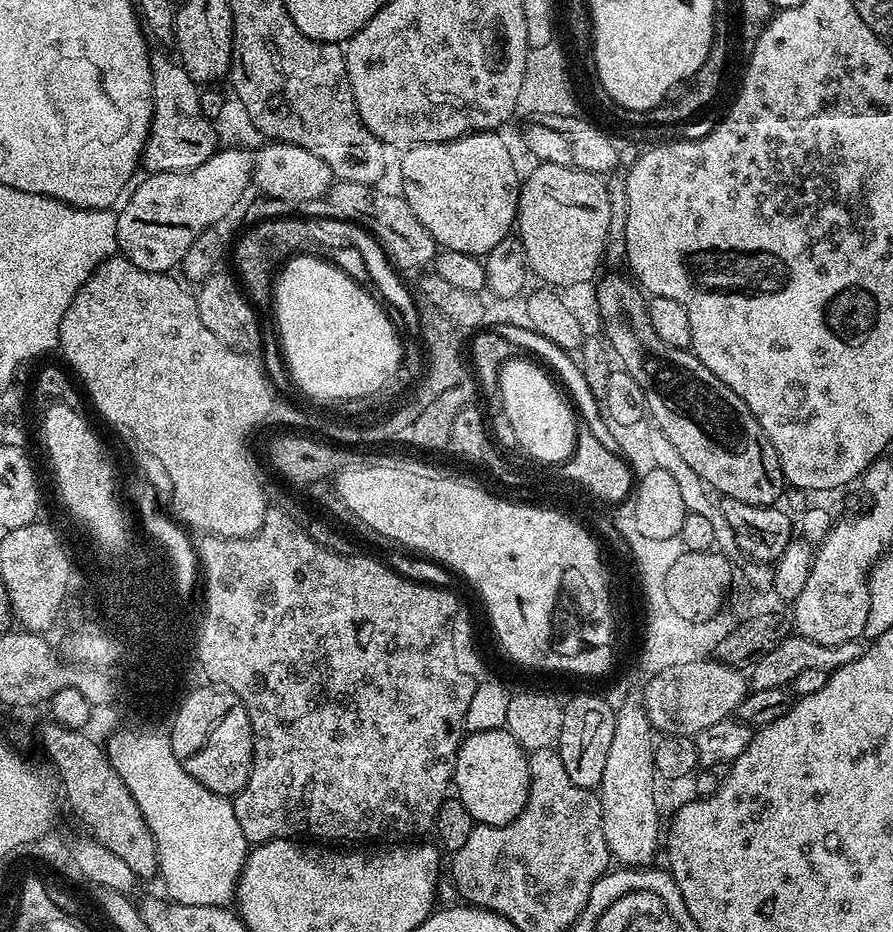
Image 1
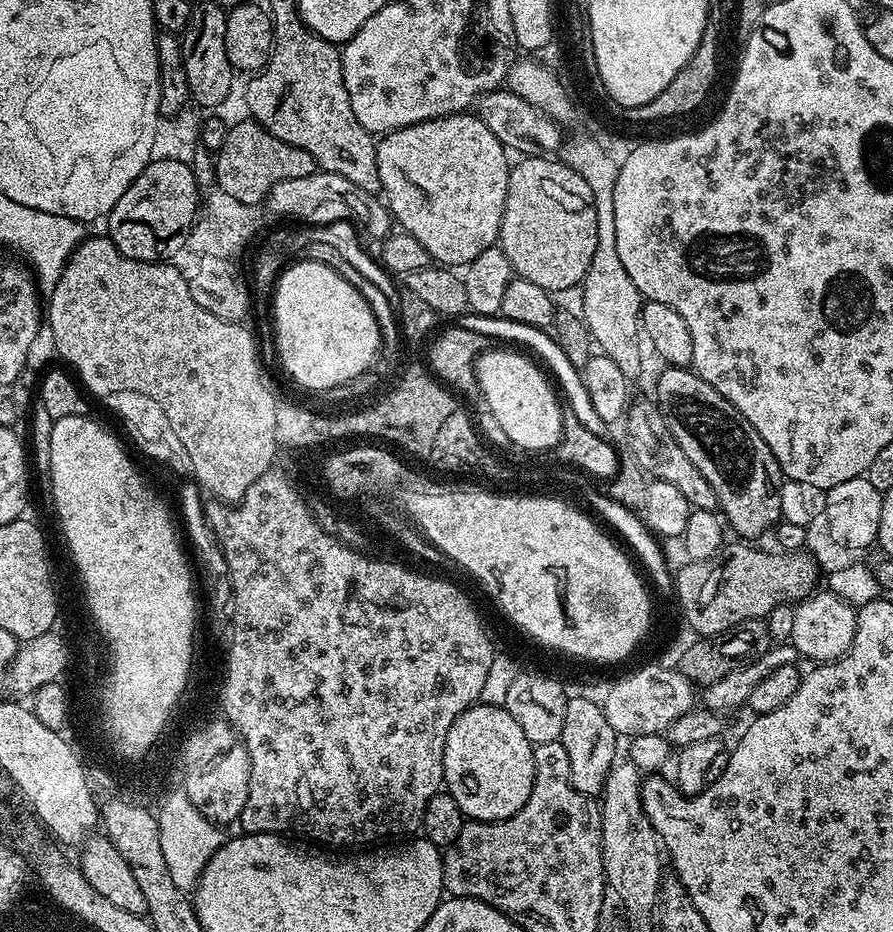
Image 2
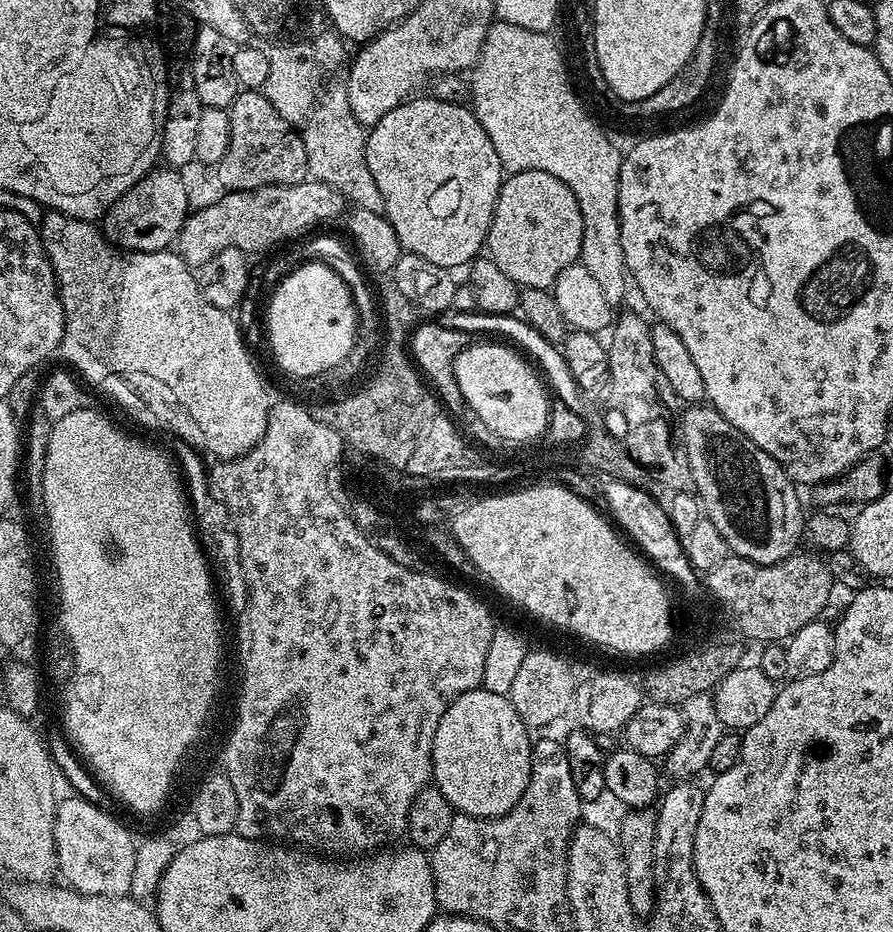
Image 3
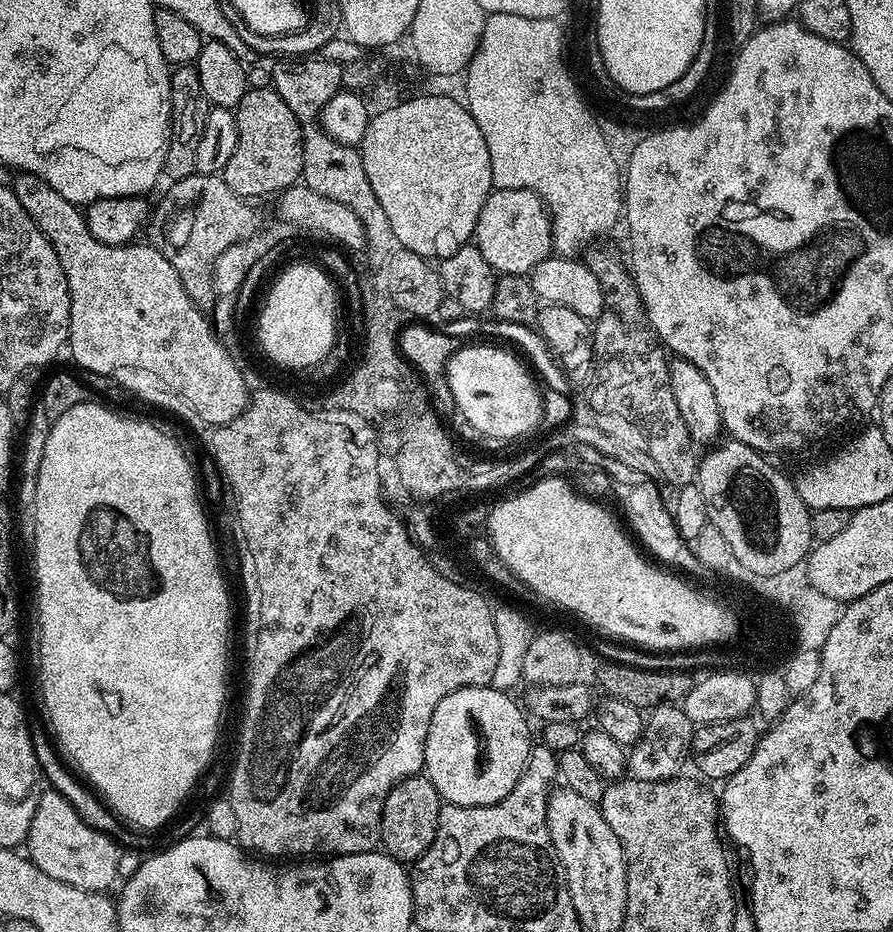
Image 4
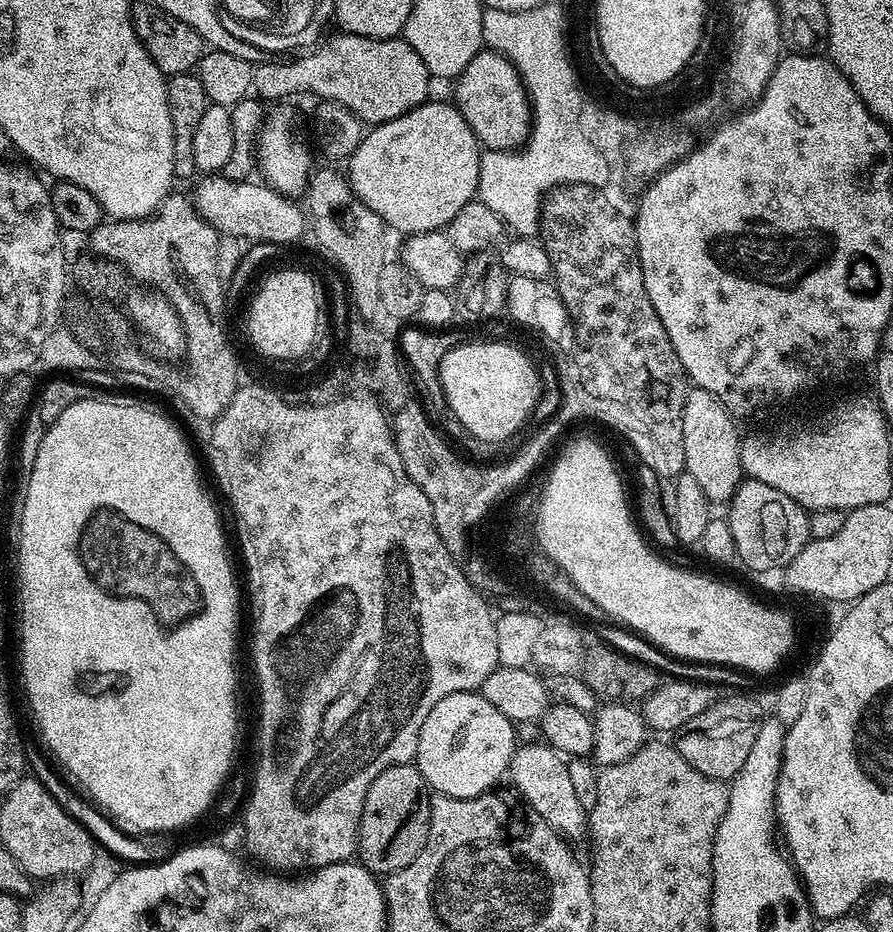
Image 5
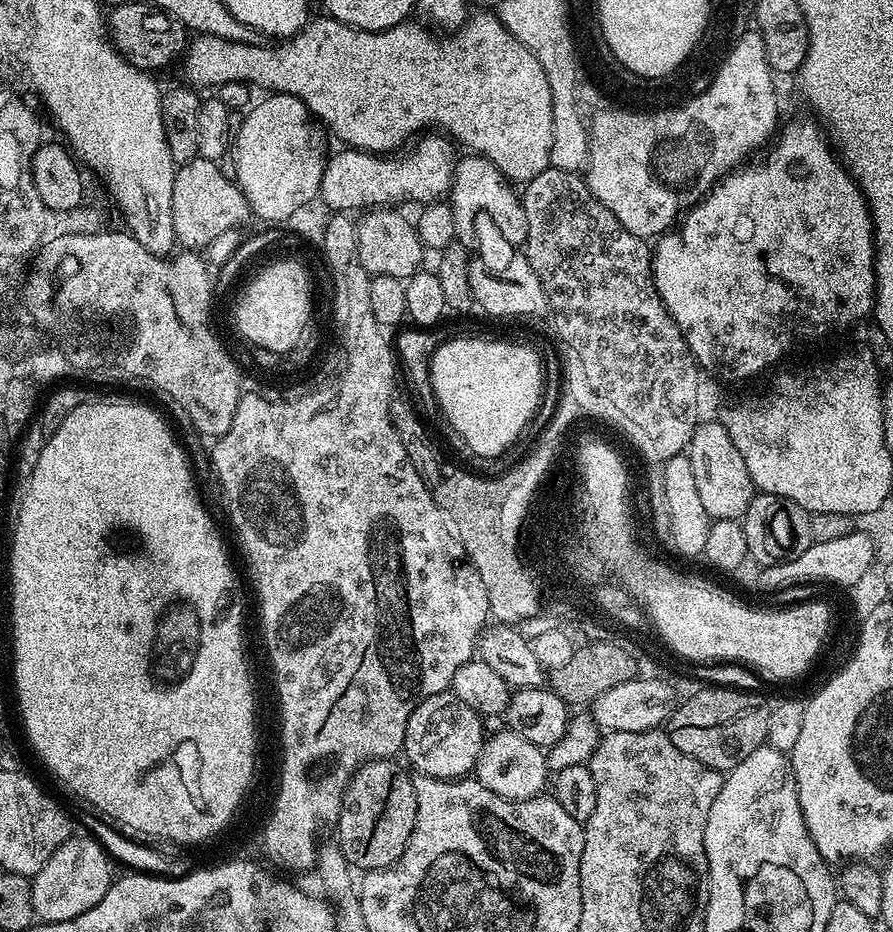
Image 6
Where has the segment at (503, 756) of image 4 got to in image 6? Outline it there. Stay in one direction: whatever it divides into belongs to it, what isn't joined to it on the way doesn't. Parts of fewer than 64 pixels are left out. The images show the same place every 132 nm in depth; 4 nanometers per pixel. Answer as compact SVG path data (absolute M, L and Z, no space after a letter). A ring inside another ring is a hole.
M452 691L434 694L423 700L410 716L410 722L406 724L403 755L408 755L409 762L416 767L415 771L421 776L433 776L439 780L458 780L467 777L475 769L484 749L484 724L482 717L474 710L470 710L470 706L466 706L466 702L462 702Z

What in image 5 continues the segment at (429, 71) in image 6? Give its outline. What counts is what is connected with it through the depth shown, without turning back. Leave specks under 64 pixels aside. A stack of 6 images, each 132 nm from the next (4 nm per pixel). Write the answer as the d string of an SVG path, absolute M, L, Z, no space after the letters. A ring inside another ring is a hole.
M341 31L339 35L330 37L321 48L313 47L307 54L297 55L300 57L290 61L289 64L273 62L255 65L252 74L255 95L261 101L269 102L268 100L280 100L283 96L296 96L299 92L309 92L312 96L320 96L316 98L321 101L332 100L336 104L341 104L343 108L353 112L361 122L368 126L390 122L414 110L419 104L429 99L430 73L428 68L403 38L379 40L350 34L346 31ZM481 50L477 53L455 81L454 103L485 149L507 152L519 149L528 143L528 136L532 133L532 102L524 89L524 79L520 76L520 72L500 52Z

